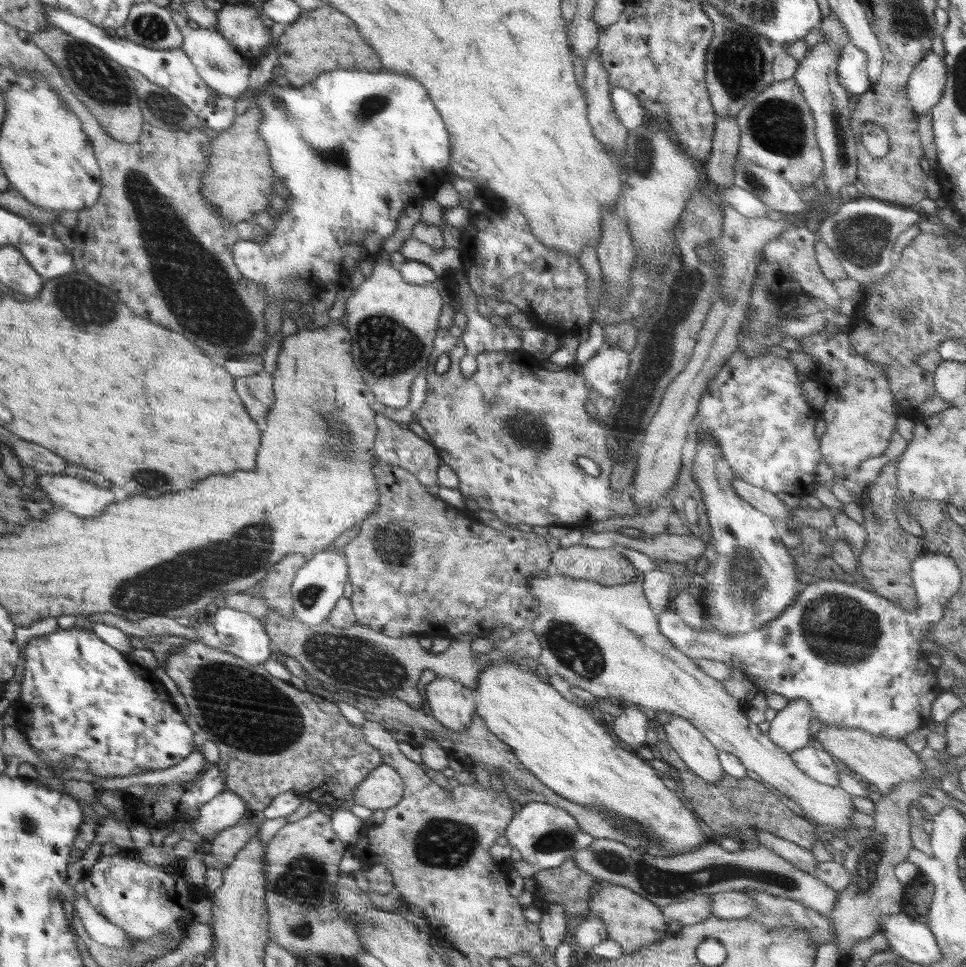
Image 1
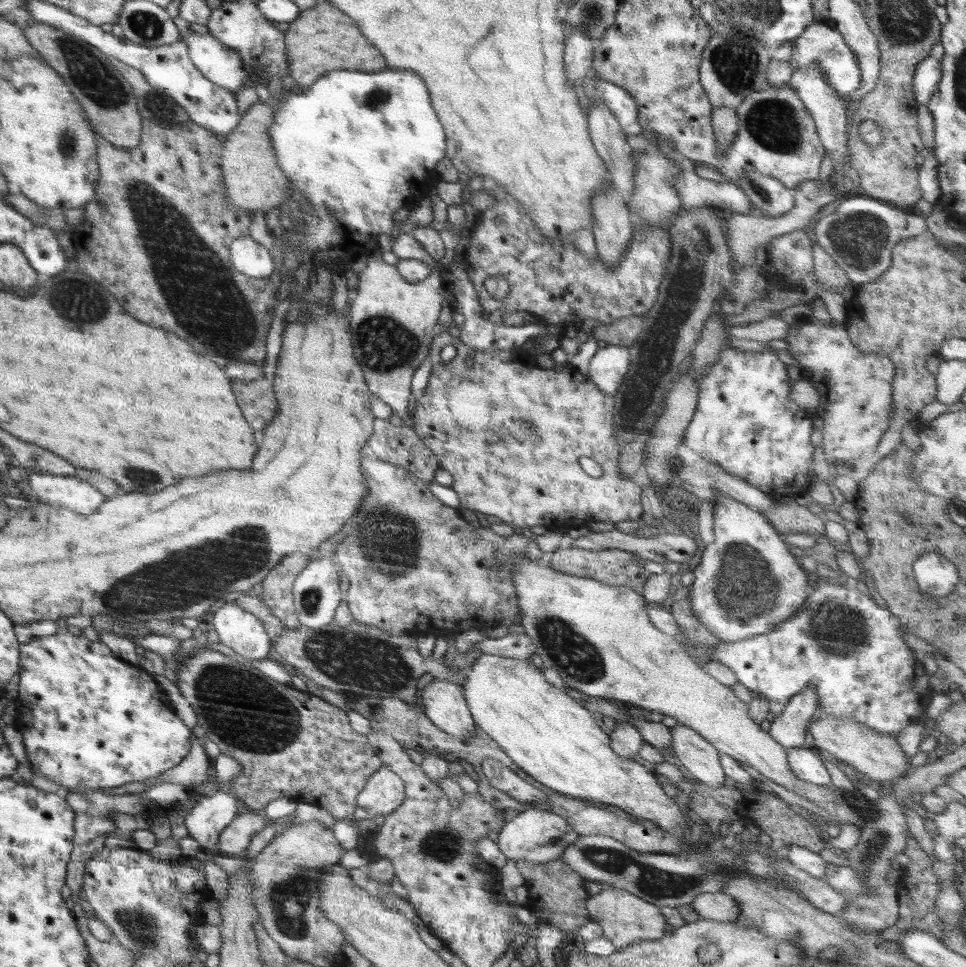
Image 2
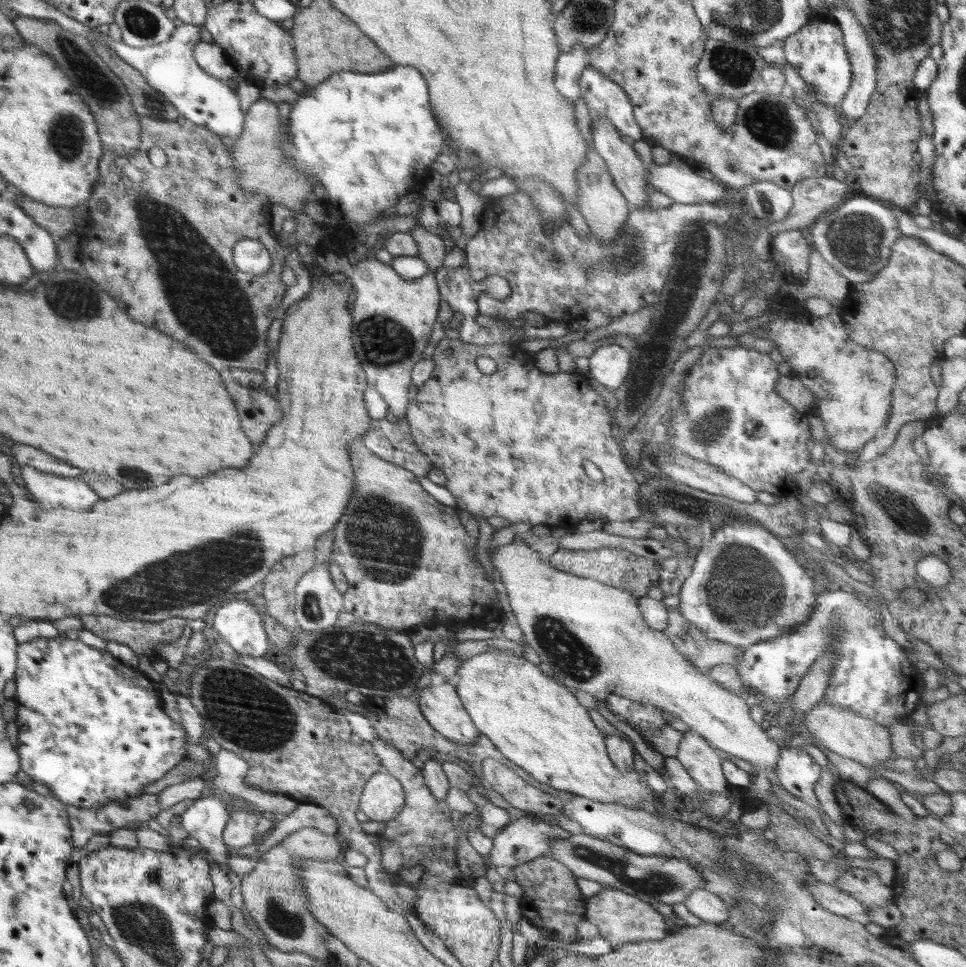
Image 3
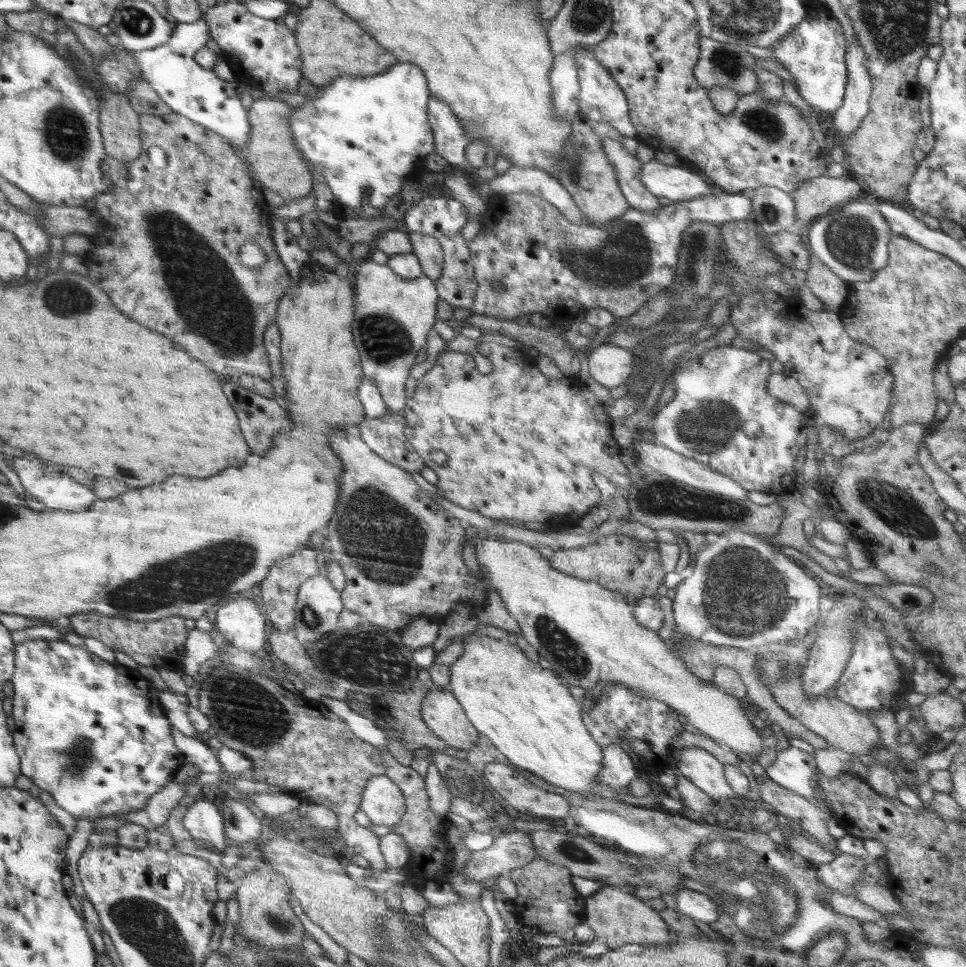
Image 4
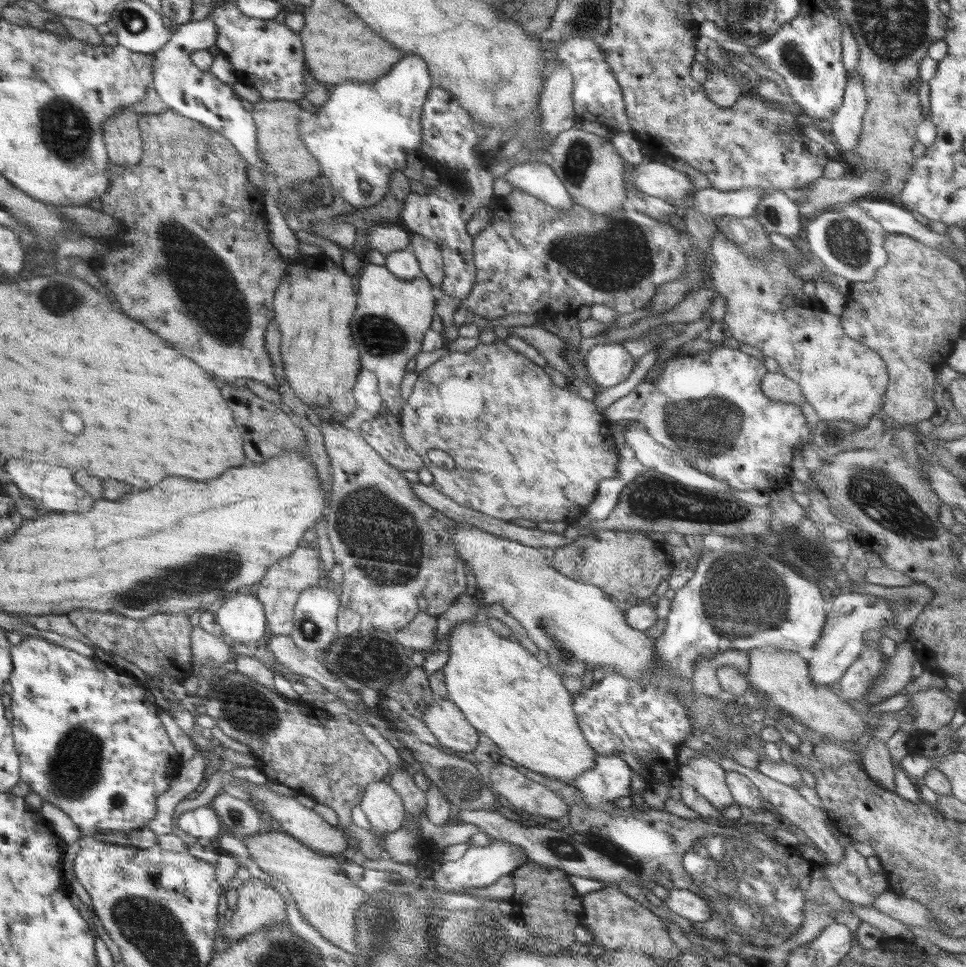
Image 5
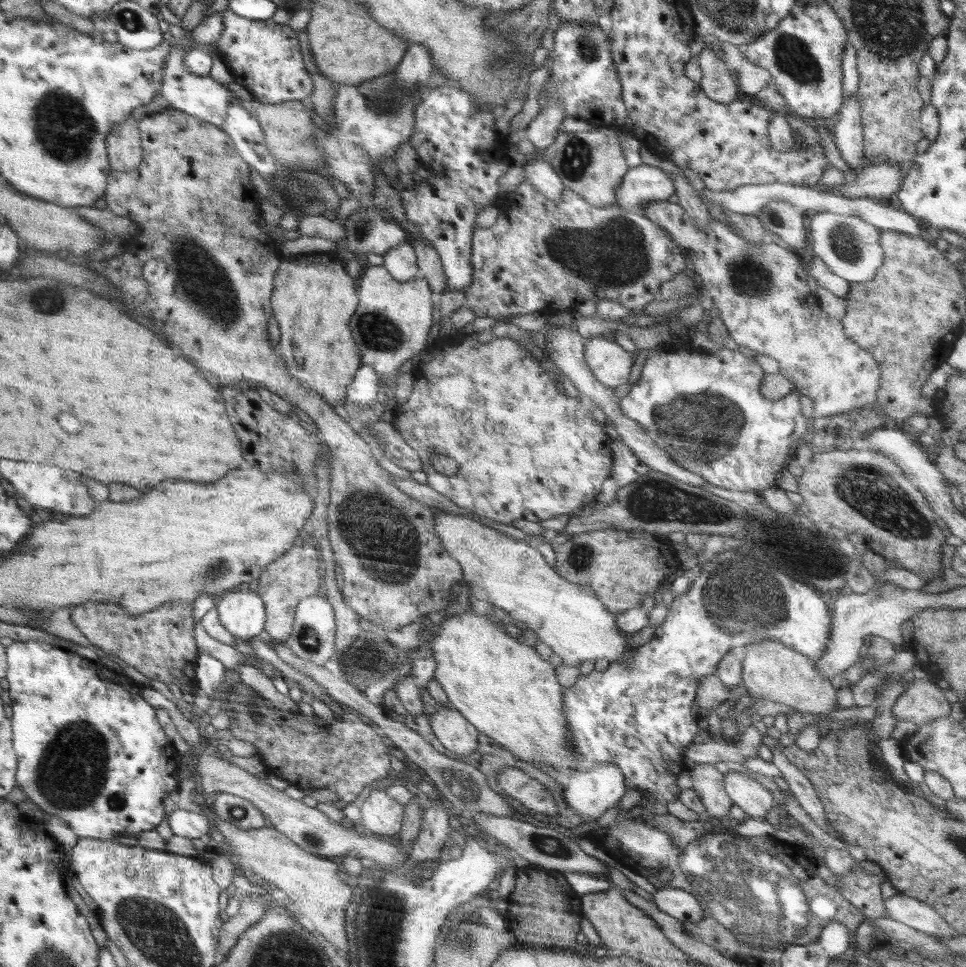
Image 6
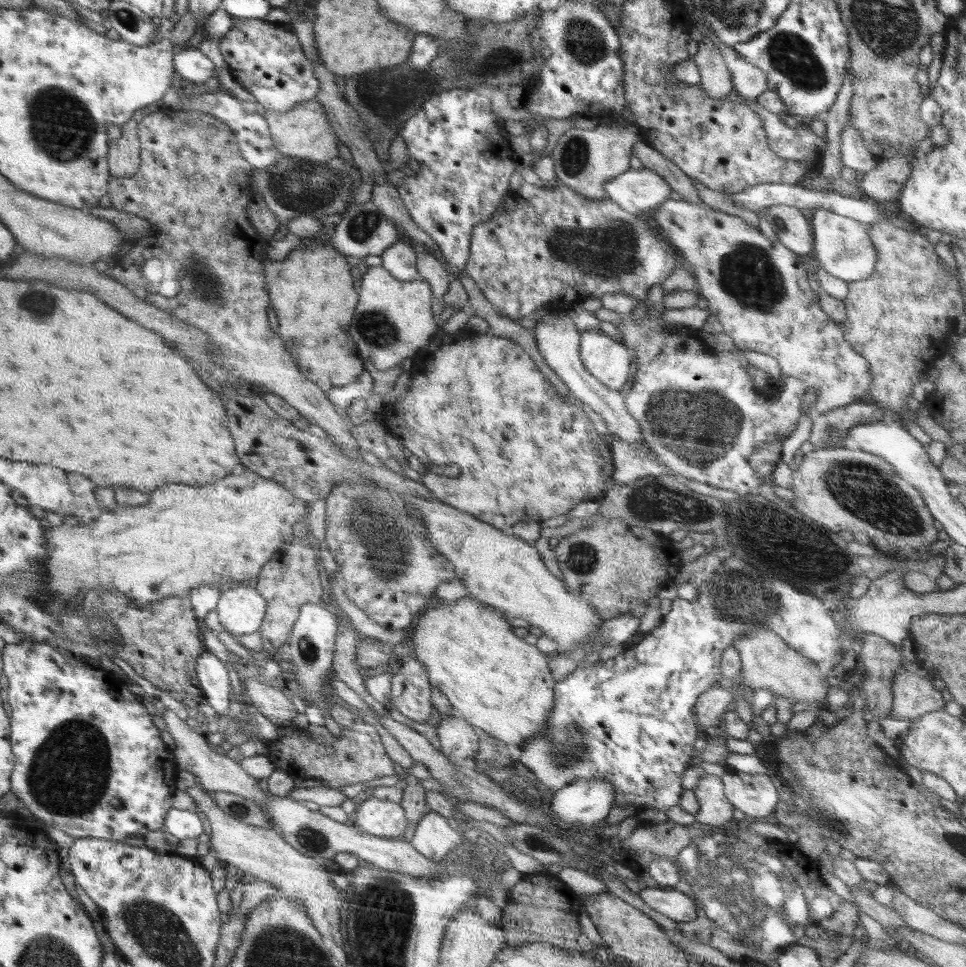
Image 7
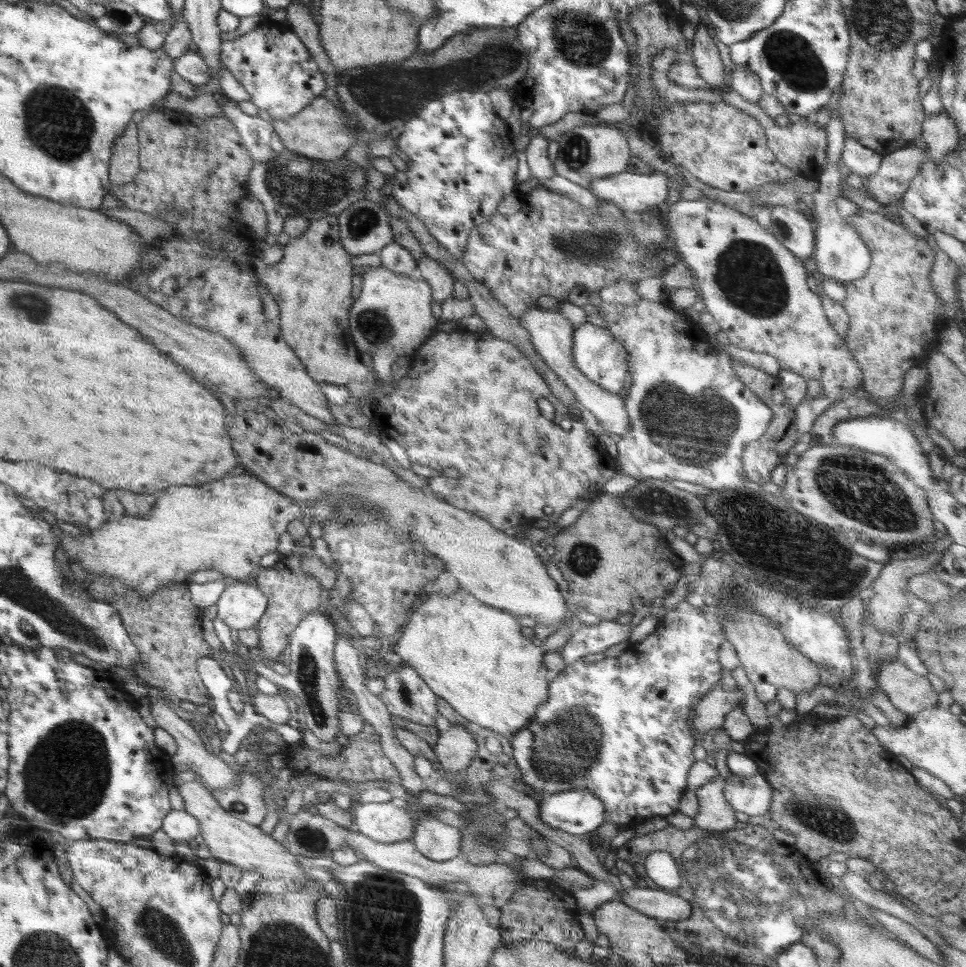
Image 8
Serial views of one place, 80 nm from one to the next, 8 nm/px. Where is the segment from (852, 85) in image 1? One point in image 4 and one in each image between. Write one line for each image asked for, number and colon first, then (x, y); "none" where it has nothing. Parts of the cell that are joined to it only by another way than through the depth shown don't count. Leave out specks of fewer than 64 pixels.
2: (820, 44)
3: (816, 52)
4: (813, 52)

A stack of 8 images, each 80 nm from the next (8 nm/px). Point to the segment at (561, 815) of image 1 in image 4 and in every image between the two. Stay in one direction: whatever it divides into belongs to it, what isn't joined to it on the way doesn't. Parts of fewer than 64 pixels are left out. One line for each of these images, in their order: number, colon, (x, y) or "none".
2: (538, 835)
3: (525, 839)
4: (512, 848)

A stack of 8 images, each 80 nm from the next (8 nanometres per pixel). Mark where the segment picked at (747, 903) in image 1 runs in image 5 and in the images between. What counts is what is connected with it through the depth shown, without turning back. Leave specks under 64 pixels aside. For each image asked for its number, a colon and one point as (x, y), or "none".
2: (717, 906)
3: (711, 908)
4: (699, 906)
5: (681, 901)

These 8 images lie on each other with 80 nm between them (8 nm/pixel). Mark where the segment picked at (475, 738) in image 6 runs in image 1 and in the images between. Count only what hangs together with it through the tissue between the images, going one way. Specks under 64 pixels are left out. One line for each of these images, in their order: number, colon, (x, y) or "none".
1: (450, 702)
2: (443, 702)
3: (440, 705)
4: (441, 712)
5: (447, 722)

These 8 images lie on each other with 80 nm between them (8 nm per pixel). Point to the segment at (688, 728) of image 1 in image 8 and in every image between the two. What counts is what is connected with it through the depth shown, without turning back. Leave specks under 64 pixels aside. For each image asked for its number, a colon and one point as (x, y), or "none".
2: (698, 756)
3: (695, 754)
4: (706, 772)
5: (702, 772)
6: (707, 782)
7: (715, 809)
8: (714, 814)

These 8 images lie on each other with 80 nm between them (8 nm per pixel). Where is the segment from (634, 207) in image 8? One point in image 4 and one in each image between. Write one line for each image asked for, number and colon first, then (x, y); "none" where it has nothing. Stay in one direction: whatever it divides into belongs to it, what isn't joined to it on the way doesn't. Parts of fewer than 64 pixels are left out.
4: (674, 182)
5: (655, 178)
6: (644, 184)
7: (639, 192)

